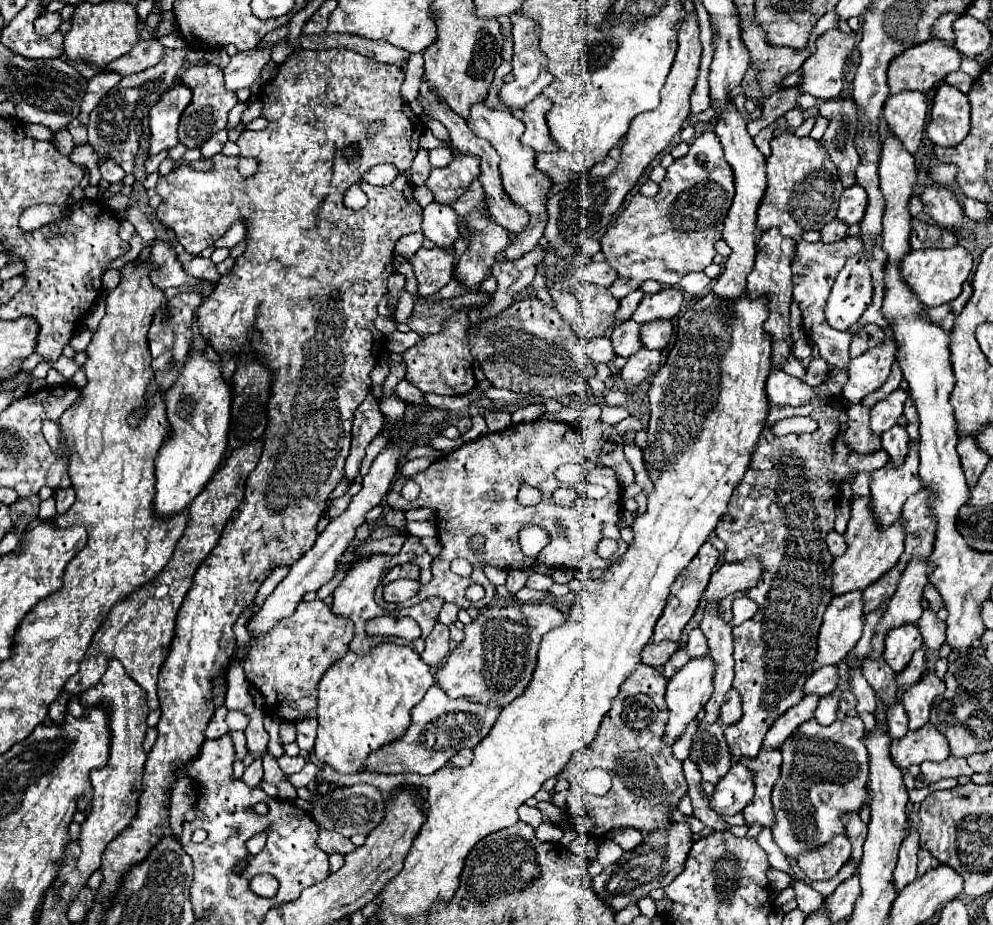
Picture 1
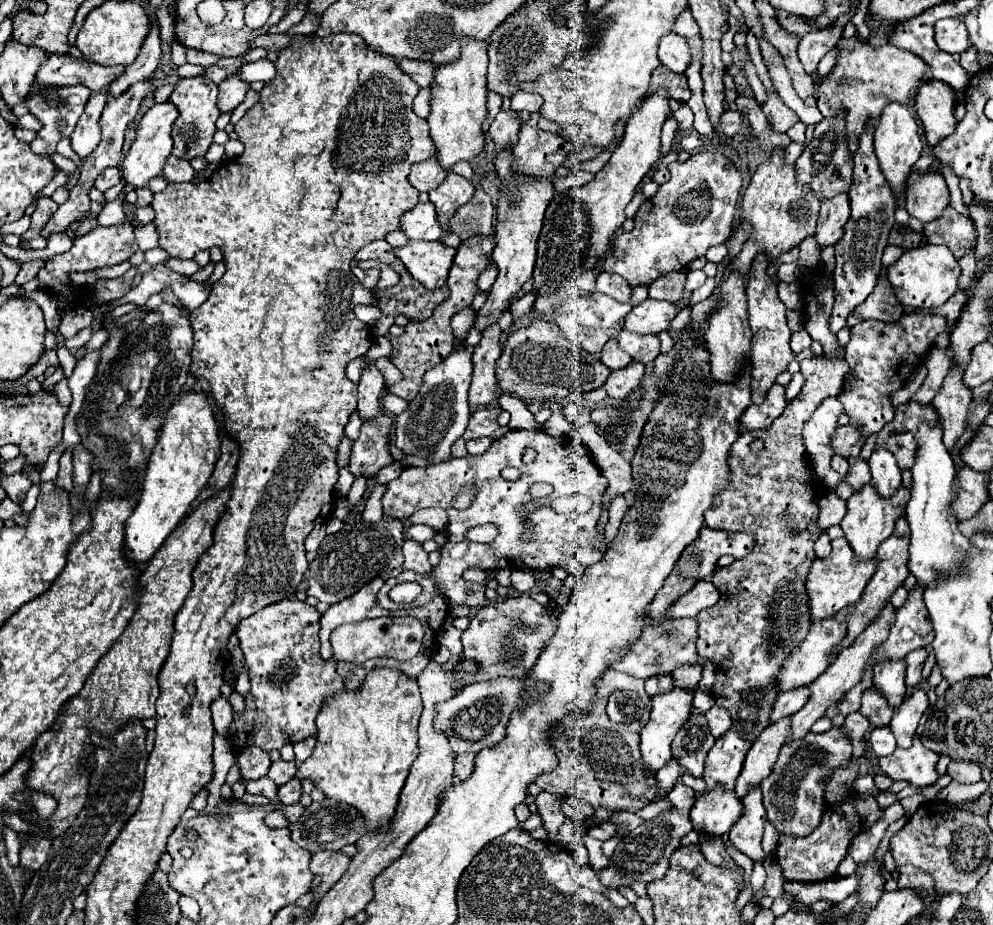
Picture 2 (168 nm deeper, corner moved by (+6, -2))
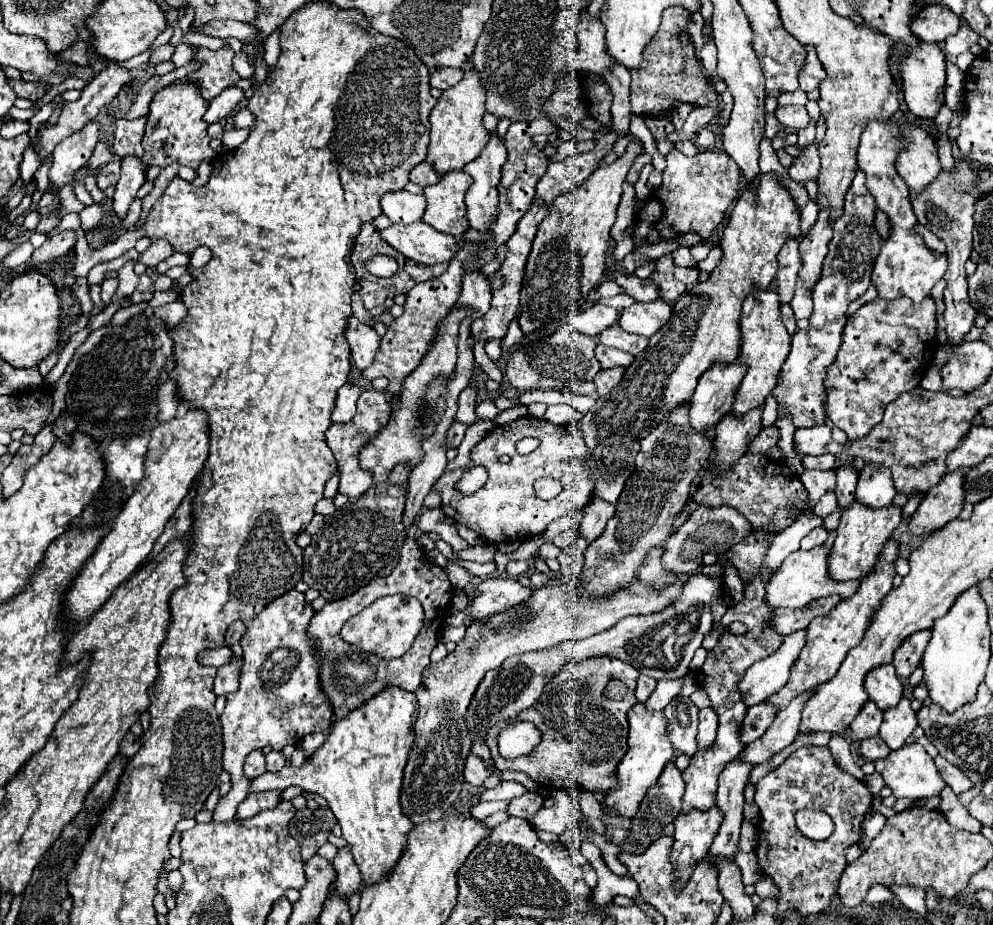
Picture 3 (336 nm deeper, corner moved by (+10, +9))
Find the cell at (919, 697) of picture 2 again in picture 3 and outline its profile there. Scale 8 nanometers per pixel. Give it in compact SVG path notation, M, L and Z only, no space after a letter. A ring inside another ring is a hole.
M906 697L900 699L900 703L888 711L884 711L884 721L880 725L880 737L890 749L900 749L904 741L912 735L916 729L916 713L910 707L910 701Z

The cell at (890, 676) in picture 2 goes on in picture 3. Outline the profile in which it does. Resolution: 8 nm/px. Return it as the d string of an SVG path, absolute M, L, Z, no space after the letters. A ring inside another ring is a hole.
M884 665L868 673L864 681L864 689L868 693L868 699L876 703L878 709L882 711L896 707L898 701L902 699L902 683L898 681L892 665Z

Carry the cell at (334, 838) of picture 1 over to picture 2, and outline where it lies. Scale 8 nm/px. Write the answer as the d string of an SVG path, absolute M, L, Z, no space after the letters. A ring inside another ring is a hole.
M326 850L326 852L316 852L312 856L310 868L314 874L322 876L322 884L314 894L314 902L318 902L340 880L348 864L350 864L350 856L344 854L342 850Z

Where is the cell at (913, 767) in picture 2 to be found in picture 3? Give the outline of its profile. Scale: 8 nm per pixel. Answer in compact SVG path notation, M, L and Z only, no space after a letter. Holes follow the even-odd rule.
M918 743L890 751L886 759L874 761L874 765L884 777L884 783L892 789L892 795L898 799L928 799L940 795L946 787L936 773L932 757Z

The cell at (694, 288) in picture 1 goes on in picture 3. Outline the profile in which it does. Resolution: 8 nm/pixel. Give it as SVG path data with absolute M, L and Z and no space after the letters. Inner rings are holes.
M678 267L678 269L674 269L674 277L688 287L698 283L698 271L694 267Z

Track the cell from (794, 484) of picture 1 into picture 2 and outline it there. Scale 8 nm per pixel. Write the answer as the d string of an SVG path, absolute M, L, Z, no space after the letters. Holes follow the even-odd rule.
M818 356L802 360L800 372L806 380L800 394L786 406L772 426L740 434L732 446L730 458L732 484L704 514L708 528L750 530L756 536L756 544L746 558L716 568L712 582L722 596L716 606L706 608L696 616L698 654L712 656L712 660L720 664L712 696L716 704L728 708L734 720L732 728L720 736L708 752L708 764L704 770L706 790L712 790L716 784L734 788L746 752L770 724L770 712L778 698L776 676L792 650L806 638L812 622L806 576L812 560L816 560L814 542L824 532L818 526L818 500L826 494L826 486L812 468L802 430L824 398L842 392L848 364L844 360L834 362ZM756 438L764 440L764 450L758 454L750 450L750 442Z

